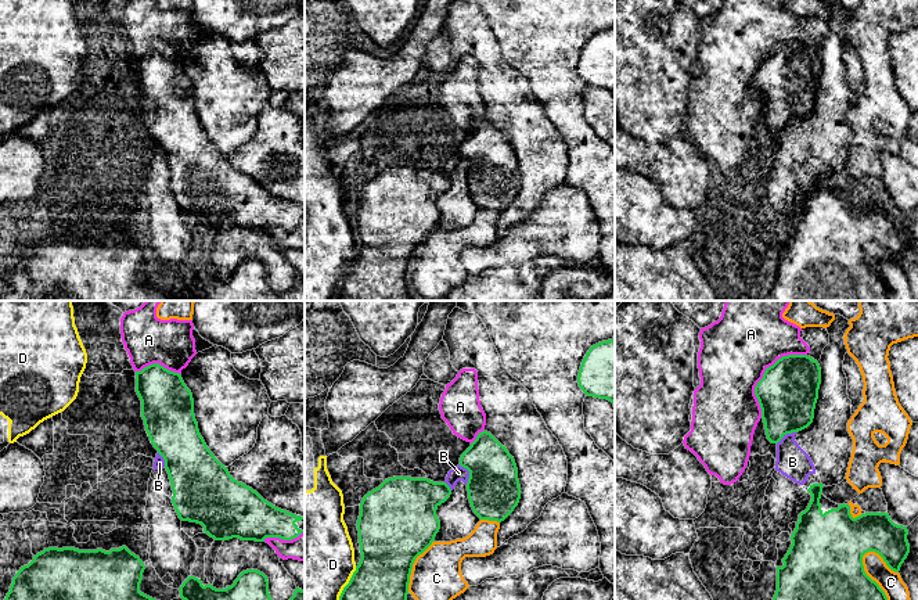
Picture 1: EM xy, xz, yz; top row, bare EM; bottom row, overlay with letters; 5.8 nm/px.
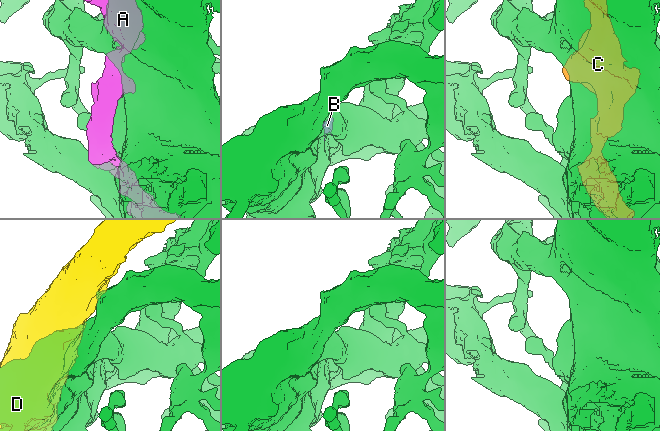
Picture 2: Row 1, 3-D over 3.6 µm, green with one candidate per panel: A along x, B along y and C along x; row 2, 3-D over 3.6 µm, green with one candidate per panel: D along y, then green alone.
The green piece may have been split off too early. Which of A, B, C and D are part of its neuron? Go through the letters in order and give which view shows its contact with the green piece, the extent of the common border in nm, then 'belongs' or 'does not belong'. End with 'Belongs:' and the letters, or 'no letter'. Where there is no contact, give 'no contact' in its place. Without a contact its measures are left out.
A: meets green in yz; contact 460 nm long; does not belong
B: meets green in xz; contact 130 nm long; does not belong
C: meets green in yz; contact 300 nm long; does not belong
D: meets green in xz; contact 220 nm long; does not belong
Belongs: no letter

